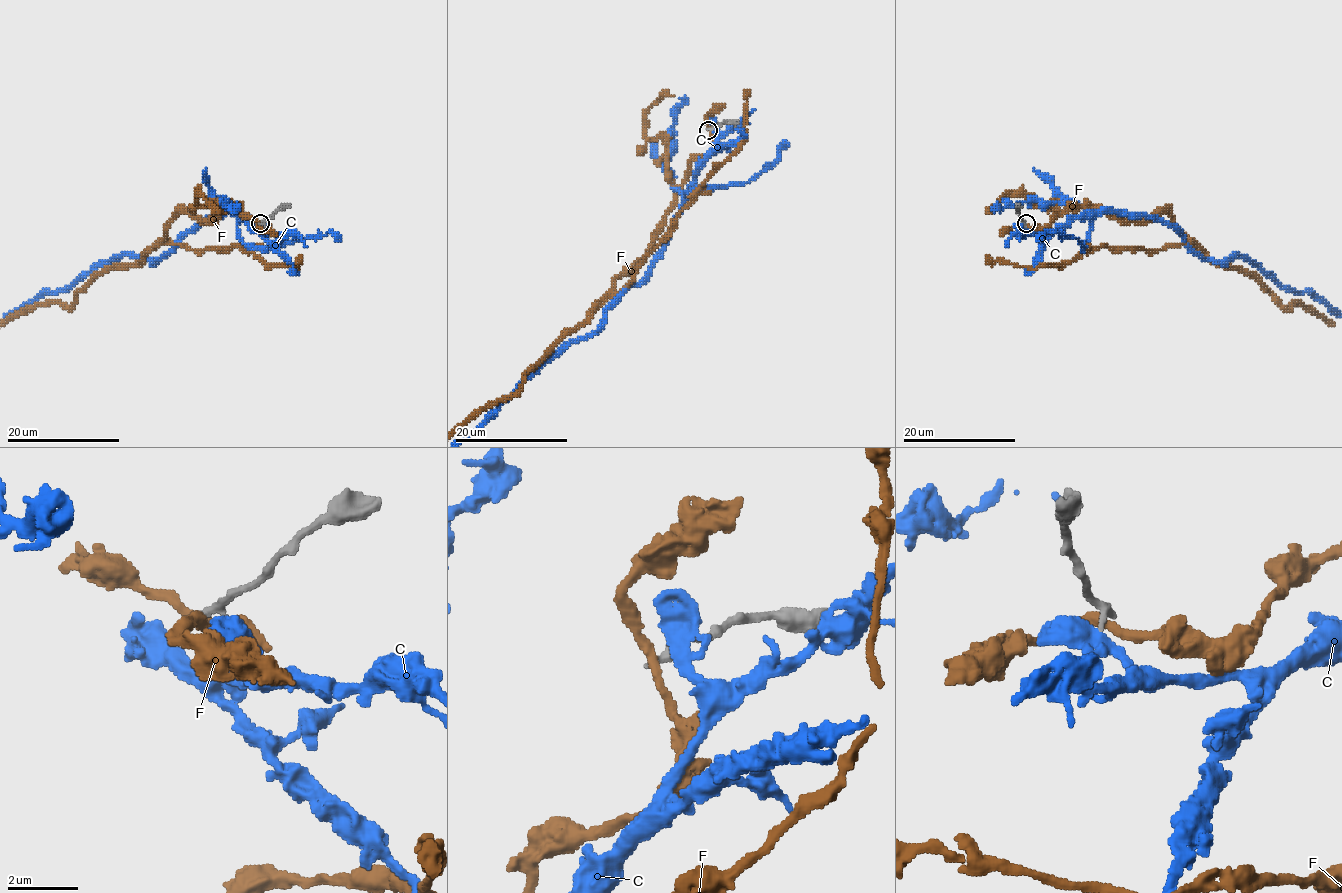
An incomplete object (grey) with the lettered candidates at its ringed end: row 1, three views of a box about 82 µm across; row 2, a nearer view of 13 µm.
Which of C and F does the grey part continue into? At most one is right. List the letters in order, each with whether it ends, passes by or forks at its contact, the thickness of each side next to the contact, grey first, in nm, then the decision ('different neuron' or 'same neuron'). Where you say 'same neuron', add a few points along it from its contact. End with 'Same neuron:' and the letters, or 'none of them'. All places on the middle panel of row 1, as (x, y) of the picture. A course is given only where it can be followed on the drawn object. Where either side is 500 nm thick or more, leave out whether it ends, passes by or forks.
C: it forks | 260/340 nm | different neuron
F: it passes by | 260/260 nm | different neuron
Same neuron: none of them

